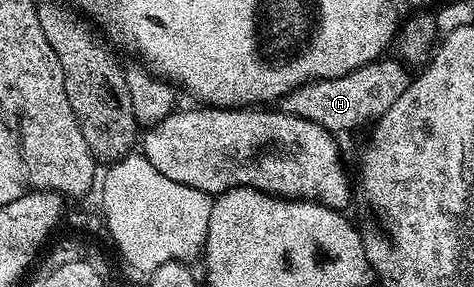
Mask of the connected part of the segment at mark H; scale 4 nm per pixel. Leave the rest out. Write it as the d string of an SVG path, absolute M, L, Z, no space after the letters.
M386 56L377 62L370 62L344 76L313 79L281 99L281 109L331 132L354 130L357 126L369 127L382 118L384 112L396 104L396 100L400 100L412 81L411 75L406 75L407 67L401 61L392 62L389 58Z

